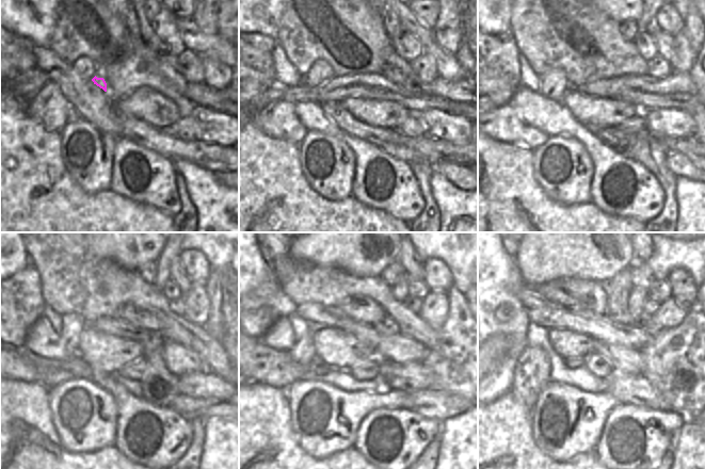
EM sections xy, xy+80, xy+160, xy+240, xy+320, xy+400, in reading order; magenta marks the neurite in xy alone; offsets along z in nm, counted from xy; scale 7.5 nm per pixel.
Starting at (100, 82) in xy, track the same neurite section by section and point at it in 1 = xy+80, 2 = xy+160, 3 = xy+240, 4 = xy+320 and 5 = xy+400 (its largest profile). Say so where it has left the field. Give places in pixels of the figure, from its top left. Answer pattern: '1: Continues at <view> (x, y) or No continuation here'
1: Continues at xy+80 (377, 86)
2: Continues at xy+160 (609, 87)
3: No continuation here
4: No continuation here
5: No continuation here.

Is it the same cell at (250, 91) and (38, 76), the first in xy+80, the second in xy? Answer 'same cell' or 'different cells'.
same cell

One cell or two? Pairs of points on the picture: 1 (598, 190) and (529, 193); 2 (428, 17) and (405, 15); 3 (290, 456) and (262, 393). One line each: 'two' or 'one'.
1: two
2: two
3: one

